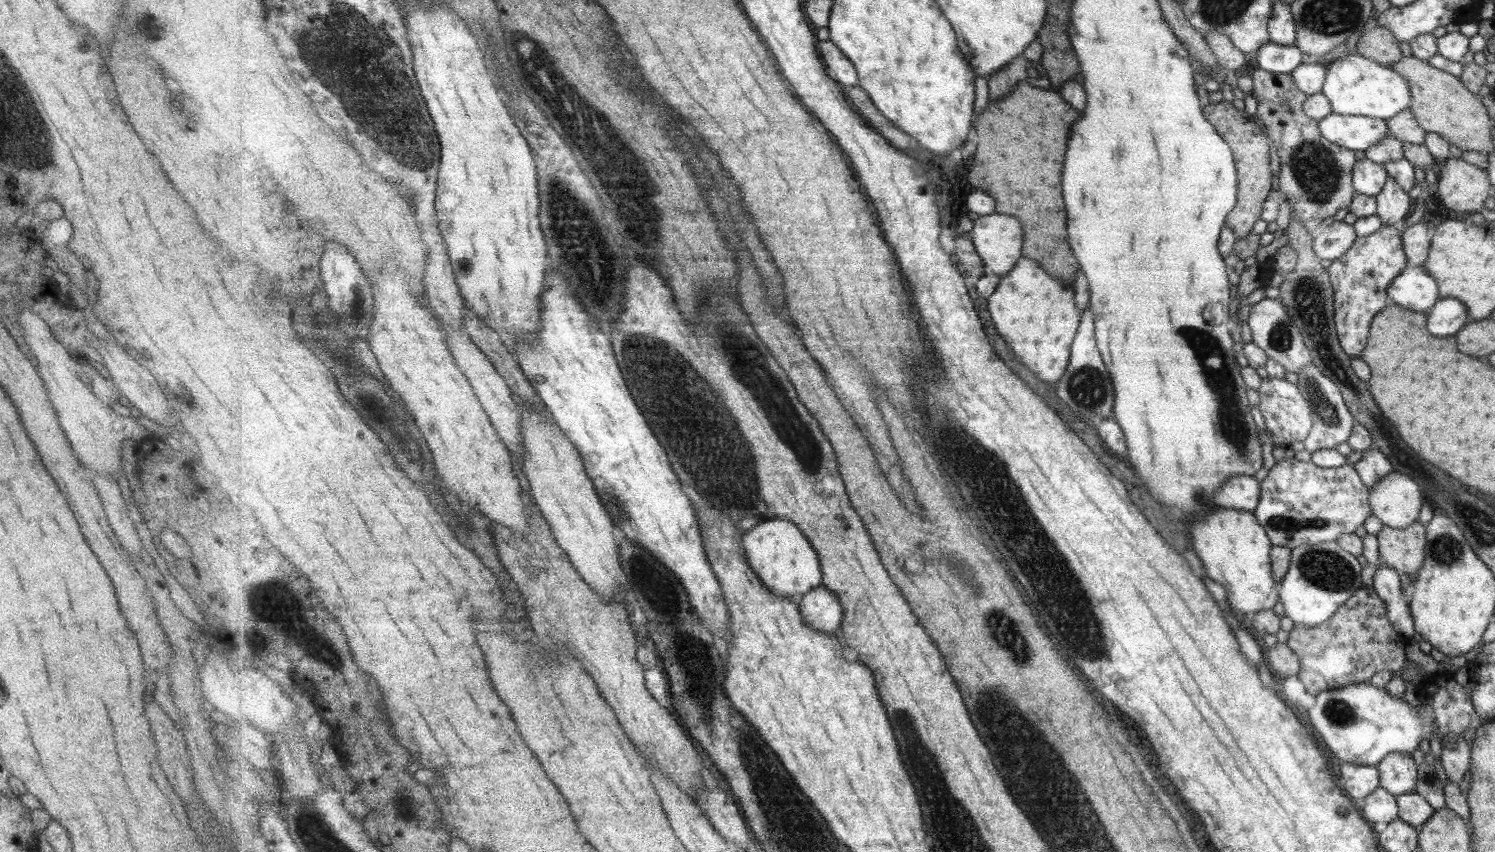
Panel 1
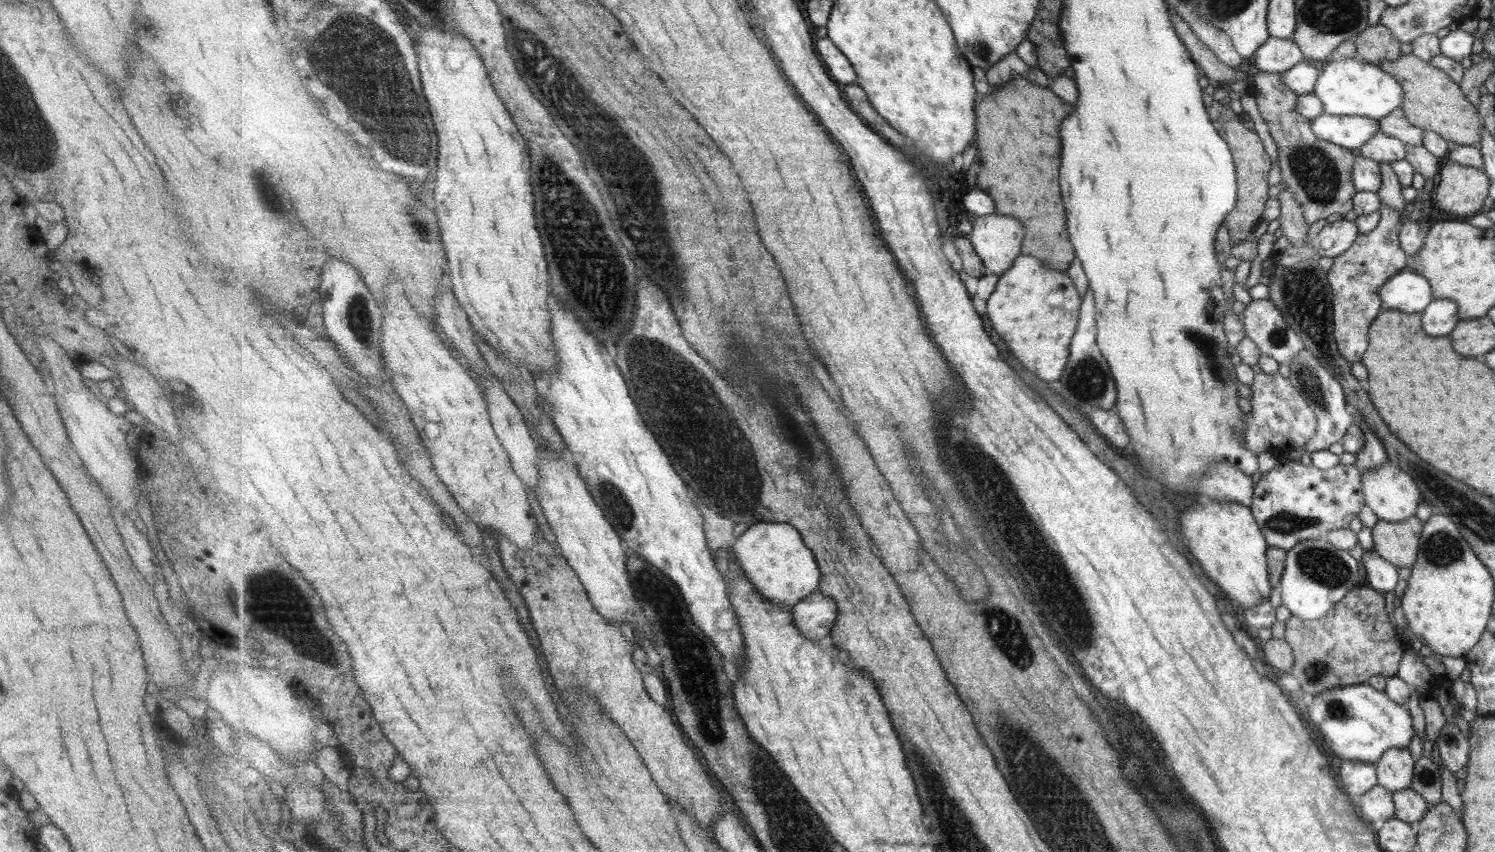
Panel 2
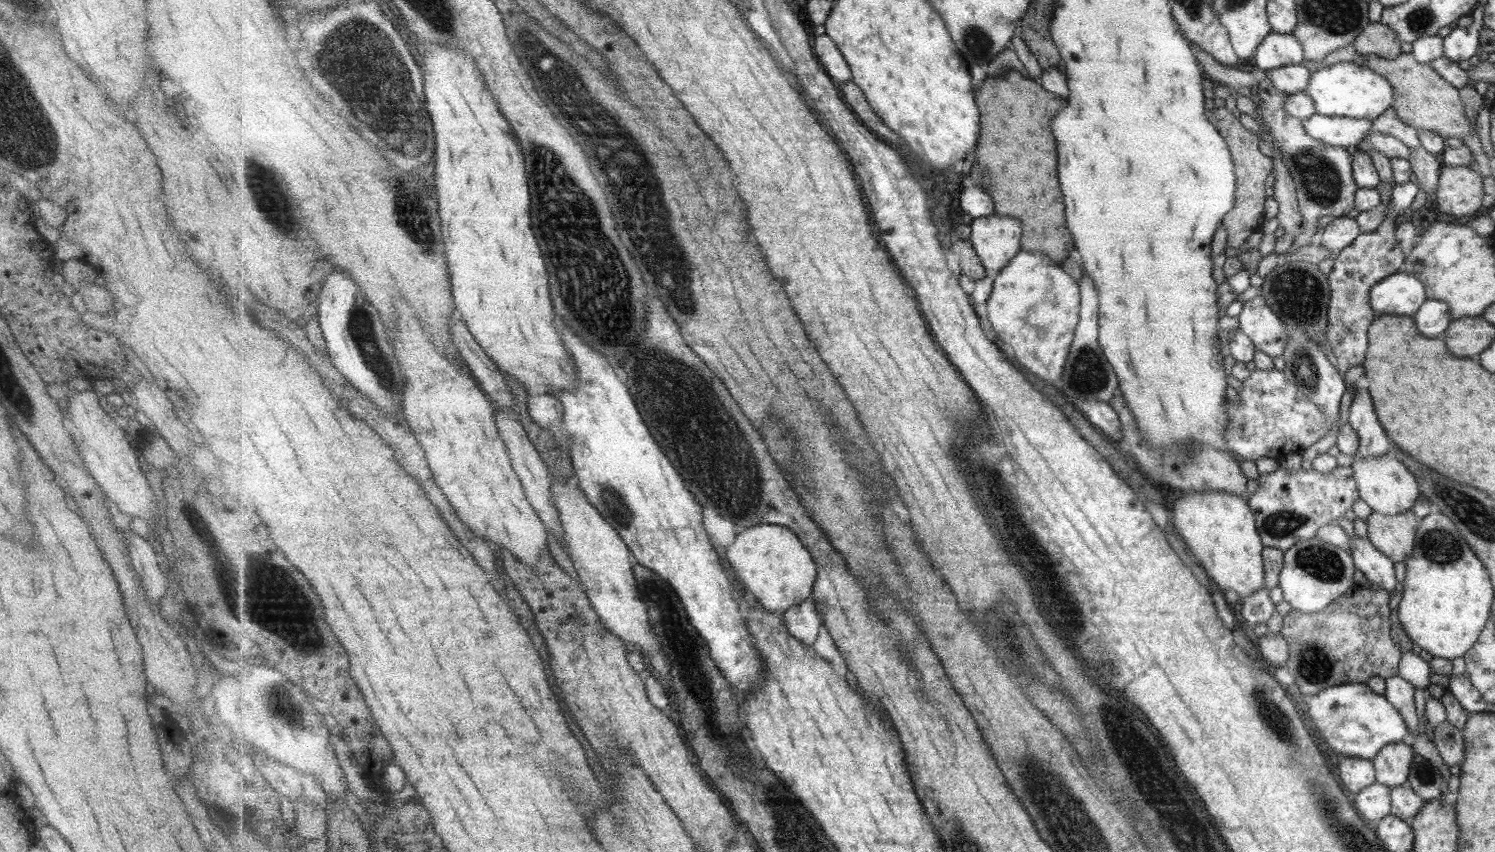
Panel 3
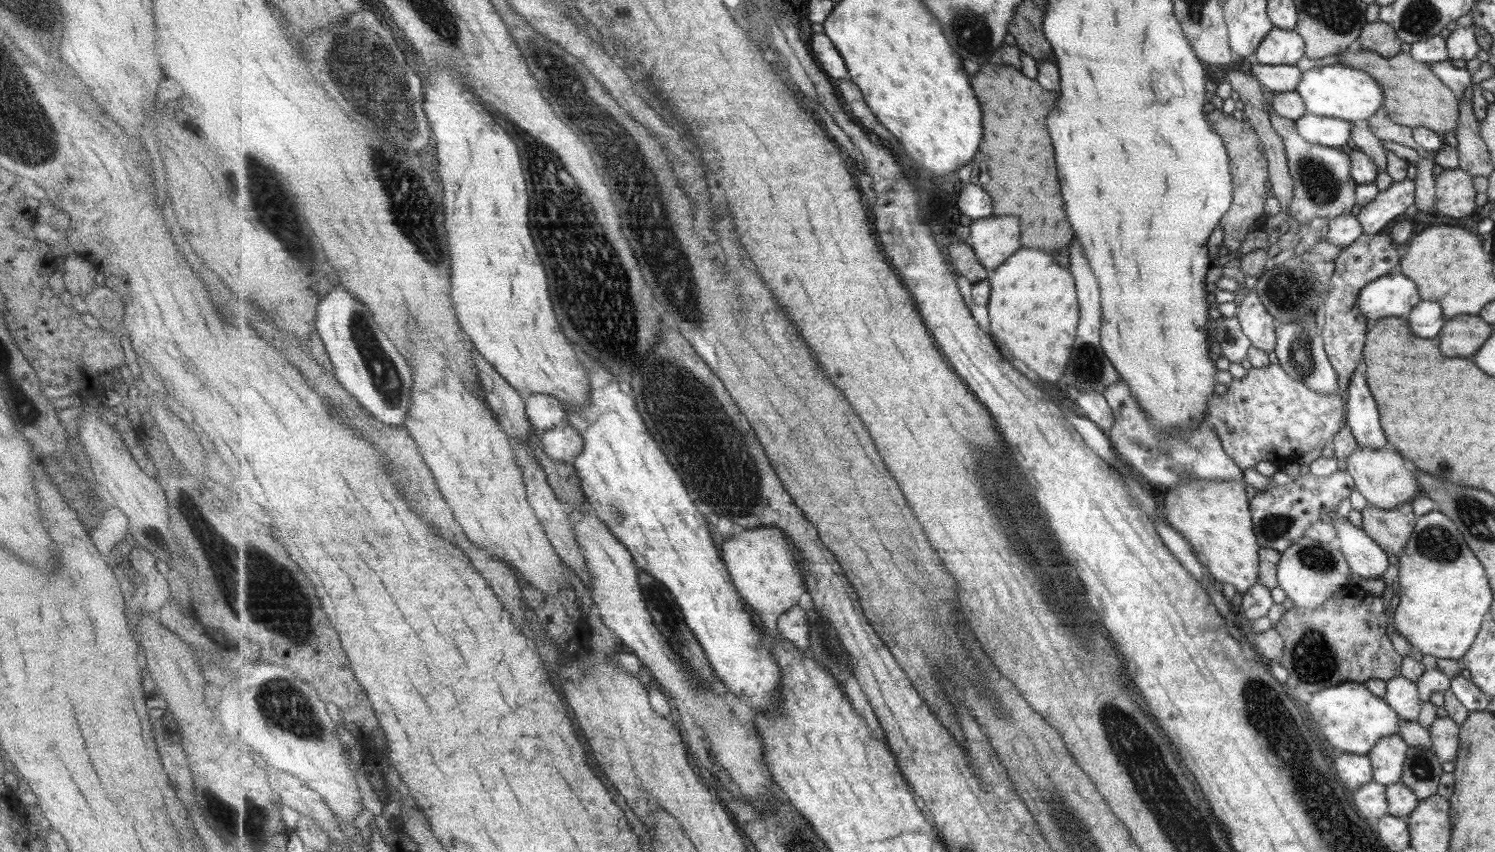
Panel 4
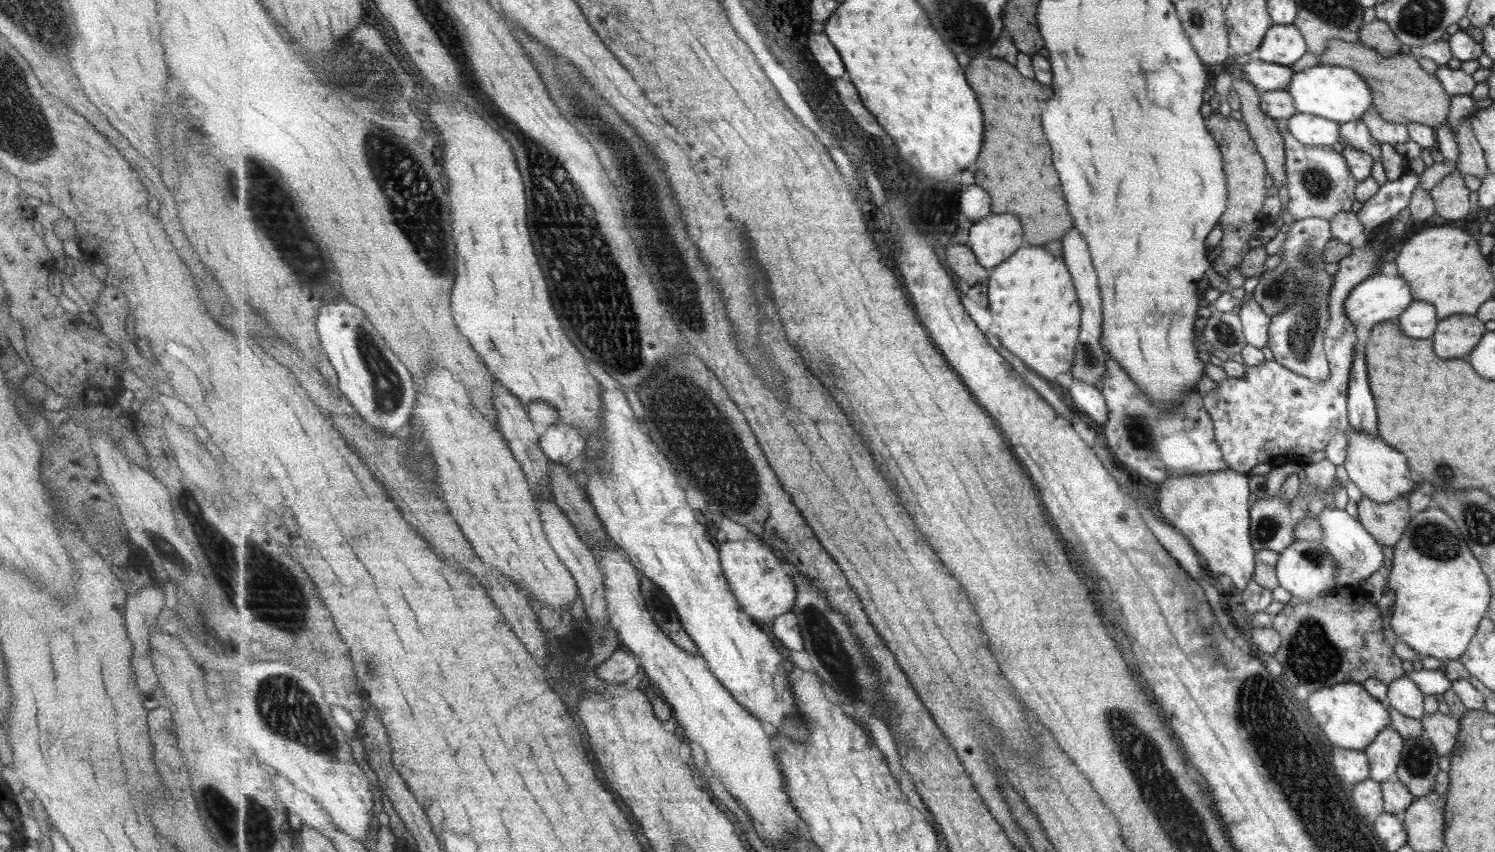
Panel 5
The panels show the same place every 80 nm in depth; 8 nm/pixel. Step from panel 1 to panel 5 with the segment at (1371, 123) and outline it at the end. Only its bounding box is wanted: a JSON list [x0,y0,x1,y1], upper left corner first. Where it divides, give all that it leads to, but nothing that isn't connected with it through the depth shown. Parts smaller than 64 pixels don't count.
[1286,113,1338,147]

